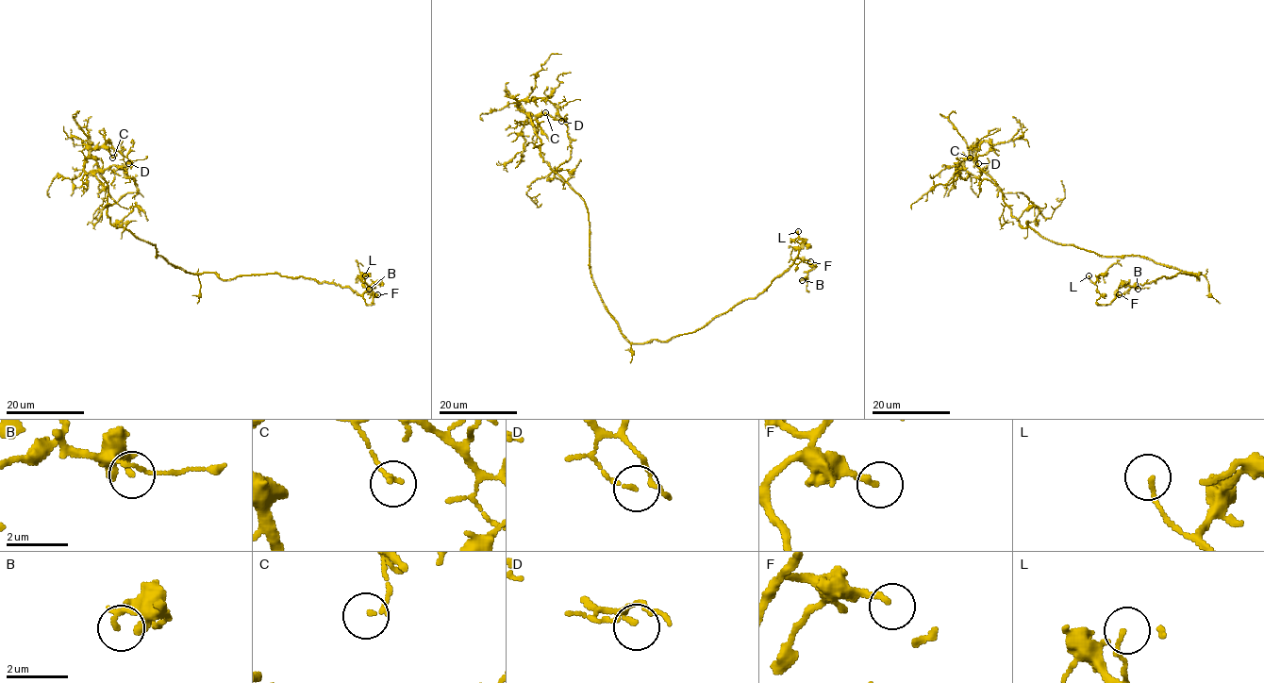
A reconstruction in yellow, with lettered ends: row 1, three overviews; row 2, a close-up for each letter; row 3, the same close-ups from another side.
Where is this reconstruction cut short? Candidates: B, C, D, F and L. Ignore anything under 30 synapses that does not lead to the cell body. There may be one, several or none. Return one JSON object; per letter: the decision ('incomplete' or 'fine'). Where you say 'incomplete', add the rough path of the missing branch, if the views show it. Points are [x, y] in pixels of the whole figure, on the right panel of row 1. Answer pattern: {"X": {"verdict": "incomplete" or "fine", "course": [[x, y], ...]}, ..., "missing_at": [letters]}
{"B": {"verdict": "fine"}, "C": {"verdict": "fine"}, "D": {"verdict": "fine"}, "F": {"verdict": "fine"}, "L": {"verdict": "fine"}, "missing_at": []}

